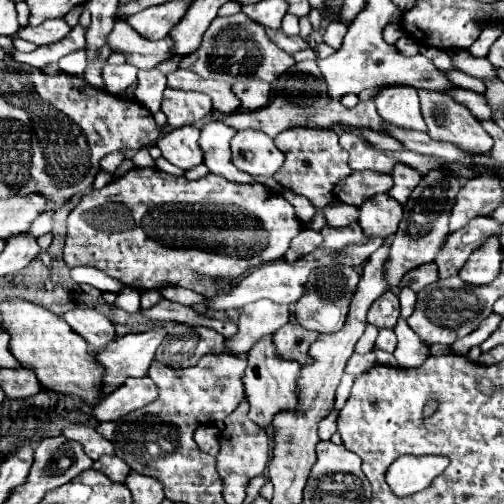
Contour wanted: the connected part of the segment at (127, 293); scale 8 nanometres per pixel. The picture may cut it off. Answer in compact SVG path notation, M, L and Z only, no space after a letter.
M123 286L123 288L119 290L119 294L117 294L115 306L119 306L121 310L125 310L125 312L129 312L129 314L139 312L139 290L137 290L137 288Z

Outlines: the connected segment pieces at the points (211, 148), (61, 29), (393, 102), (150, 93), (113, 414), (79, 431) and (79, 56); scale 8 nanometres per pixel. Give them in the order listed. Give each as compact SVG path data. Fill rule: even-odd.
M223 122L205 124L201 128L201 138L199 138L199 146L205 154L205 164L209 166L211 174L225 176L227 180L233 180L239 184L253 184L255 182L253 176L239 170L231 162L229 142L235 134L237 134L237 130L233 130L231 126L223 124Z
M45 20L45 24L39 26L25 26L19 32L15 32L15 38L23 38L29 42L35 42L37 46L47 46L53 42L59 42L69 34L69 26L65 20Z
M389 86L375 94L377 112L383 120L425 132L425 120L419 110L417 88L411 86Z
M155 68L152 70L140 70L137 75L137 90L135 90L135 98L153 114L159 112L159 104L161 104L161 96L167 87L166 76Z
M149 376L129 378L121 388L117 388L111 396L101 400L97 408L91 410L91 418L95 418L97 422L113 422L137 408L143 408L155 398L157 388Z
M73 424L71 428L67 428L63 432L65 436L69 436L69 440L77 440L81 442L81 446L85 448L85 454L91 460L99 460L101 456L115 456L113 452L113 444L109 440L105 440L93 426L81 426L81 424Z
M79 50L74 54L62 57L58 61L58 66L68 74L83 78L83 72L87 66L85 51Z

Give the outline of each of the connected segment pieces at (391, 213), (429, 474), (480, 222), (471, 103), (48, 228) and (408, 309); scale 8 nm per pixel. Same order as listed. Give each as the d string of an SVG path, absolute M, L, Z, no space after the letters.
M377 194L365 204L361 204L361 220L359 226L363 228L367 238L379 236L389 238L397 232L399 222L403 218L403 204L393 200L389 194Z
M399 456L387 470L387 484L395 496L413 496L427 488L447 464L443 456Z
M477 216L477 220L471 220L465 228L461 228L461 232L449 234L445 246L435 256L435 264L439 266L439 278L455 276L467 262L469 254L499 230L501 224L495 222L493 218Z
M449 88L445 90L453 100L457 100L459 104L463 104L465 108L469 108L469 112L477 118L477 120L491 120L491 108L487 104L487 100L473 92L473 90L463 90L463 88Z
M42 213L33 221L30 229L26 233L33 236L34 238L38 238L46 233L50 233L52 231L52 226L52 213Z
M401 288L399 292L399 302L401 302L401 318L409 318L415 308L417 294L411 288Z

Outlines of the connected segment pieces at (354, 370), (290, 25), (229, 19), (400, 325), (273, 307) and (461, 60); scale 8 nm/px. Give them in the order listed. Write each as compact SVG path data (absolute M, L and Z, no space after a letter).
M354 353L353 356L347 361L345 372L357 377L365 372L371 365L370 357L362 357L361 355Z
M287 14L285 16L285 20L283 20L283 32L287 34L287 36L295 36L295 34L299 34L299 18L297 16L293 16L293 14Z
M239 12L235 16L217 16L209 30L203 36L203 44L195 54L189 54L181 60L181 68L191 70L195 74L199 74L201 78L209 78L213 76L215 80L229 80L229 82L237 82L243 78L243 74L253 74L257 80L265 80L265 82L273 82L277 80L281 74L285 74L295 60L285 54L281 48L277 48L267 36L263 26L259 26L253 20L245 22L245 14Z
M405 320L397 322L395 334L399 338L399 344L397 344L395 352L393 352L397 364L403 366L403 368L421 366L427 360L427 356L429 356L429 348L421 342L421 338L413 330L407 328Z
M259 300L241 310L237 320L237 334L225 340L227 354L237 356L249 352L253 342L265 334L277 332L283 324L289 322L289 306L273 304L271 300Z
M451 50L449 56L453 60L455 70L461 70L475 78L497 78L497 74L487 58L475 58L467 50Z

